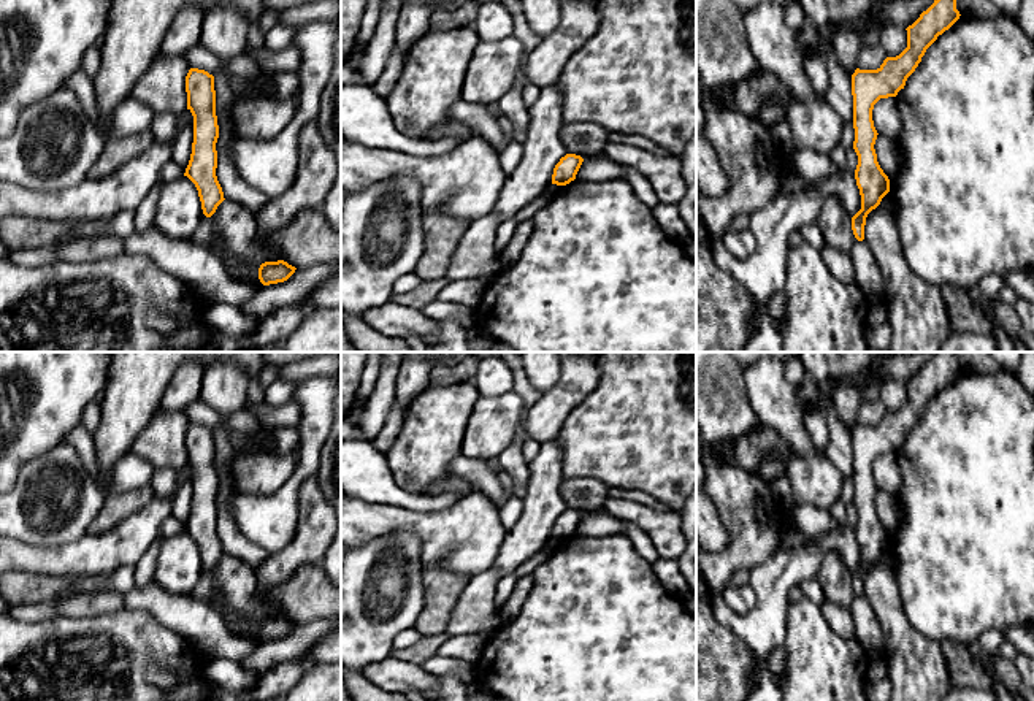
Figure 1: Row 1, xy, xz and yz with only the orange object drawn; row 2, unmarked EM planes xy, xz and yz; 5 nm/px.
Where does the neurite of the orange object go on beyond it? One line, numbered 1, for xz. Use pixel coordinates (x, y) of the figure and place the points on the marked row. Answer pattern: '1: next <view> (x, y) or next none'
1: next none

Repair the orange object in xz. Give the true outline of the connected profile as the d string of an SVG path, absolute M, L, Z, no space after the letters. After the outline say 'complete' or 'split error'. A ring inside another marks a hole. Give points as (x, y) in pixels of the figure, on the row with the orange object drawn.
M566 154L553 168L552 184L566 186L576 179L584 159L576 154Z; complete

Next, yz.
M934 0L934 3L909 25L907 48L896 57L887 57L877 70L856 68L852 75L853 95L853 149L858 155L855 170L861 195L861 209L852 217L852 230L858 241L864 239L867 214L875 209L890 192L890 179L877 162L874 149L877 130L872 121L874 105L880 98L896 97L907 78L915 71L926 49L958 19L956 0Z; complete

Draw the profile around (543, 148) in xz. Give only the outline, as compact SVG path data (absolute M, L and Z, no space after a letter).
M560 82L541 87L539 98L528 106L530 122L523 140L523 157L506 176L492 214L503 222L536 200L550 184L555 165L568 152L560 140Z

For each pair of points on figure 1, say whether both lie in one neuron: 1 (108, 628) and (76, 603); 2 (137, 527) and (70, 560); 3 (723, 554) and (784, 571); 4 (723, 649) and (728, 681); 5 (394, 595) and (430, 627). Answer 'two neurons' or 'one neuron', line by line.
1: two neurons
2: one neuron
3: two neurons
4: one neuron
5: two neurons

